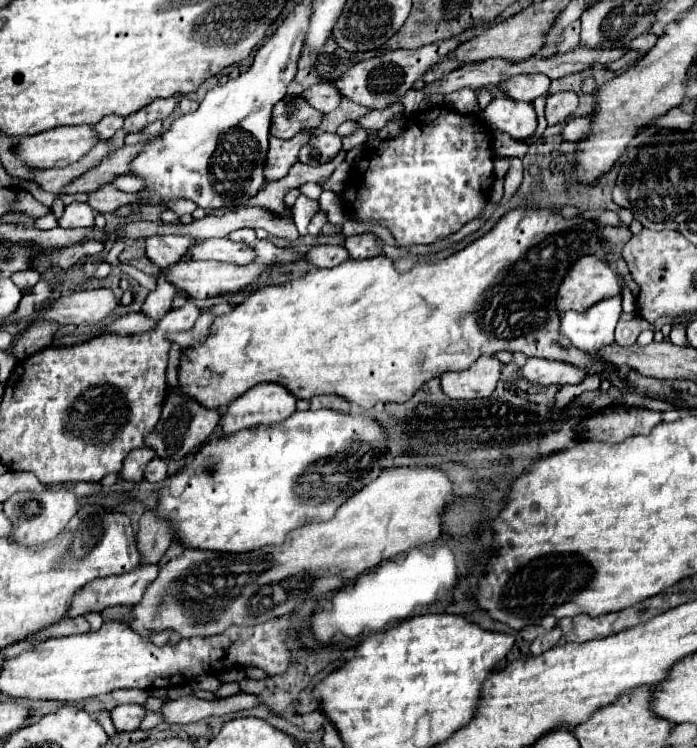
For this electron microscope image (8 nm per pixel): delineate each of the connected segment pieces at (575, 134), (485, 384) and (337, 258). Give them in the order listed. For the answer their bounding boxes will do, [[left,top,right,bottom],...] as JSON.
[[563,117,593,141],[441,355,503,399],[305,245,349,267]]

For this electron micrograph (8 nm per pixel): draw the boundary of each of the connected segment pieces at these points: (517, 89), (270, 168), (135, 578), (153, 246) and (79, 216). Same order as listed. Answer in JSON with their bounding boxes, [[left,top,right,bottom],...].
[[503,75,551,101],[265,131,313,181],[67,565,159,617],[145,235,197,269],[59,203,95,229]]

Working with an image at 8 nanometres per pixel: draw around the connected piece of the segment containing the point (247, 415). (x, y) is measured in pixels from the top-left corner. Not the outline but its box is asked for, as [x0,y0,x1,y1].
[221,383,297,435]

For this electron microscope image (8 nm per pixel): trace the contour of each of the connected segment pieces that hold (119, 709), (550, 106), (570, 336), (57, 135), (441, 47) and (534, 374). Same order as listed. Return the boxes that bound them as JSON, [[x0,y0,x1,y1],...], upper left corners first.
[[111,703,147,731],[545,91,577,125],[559,297,621,353],[17,125,99,169],[335,37,463,109],[521,357,589,385]]

